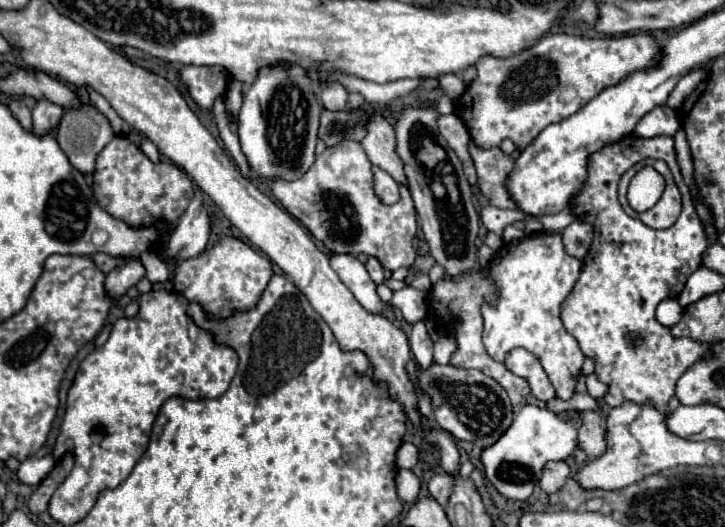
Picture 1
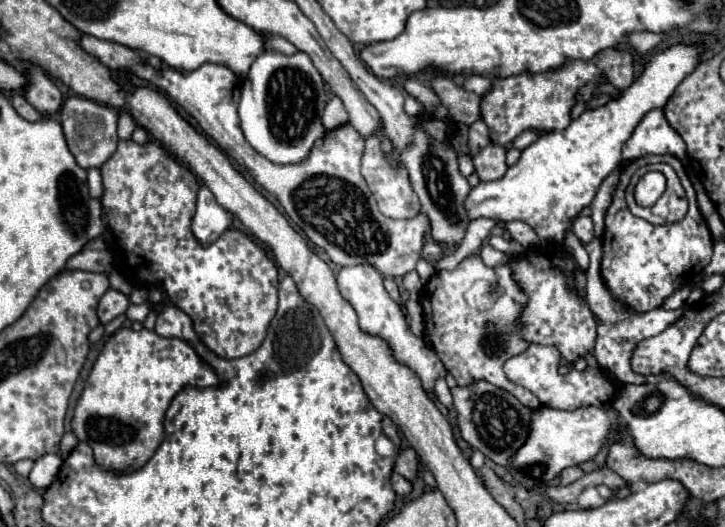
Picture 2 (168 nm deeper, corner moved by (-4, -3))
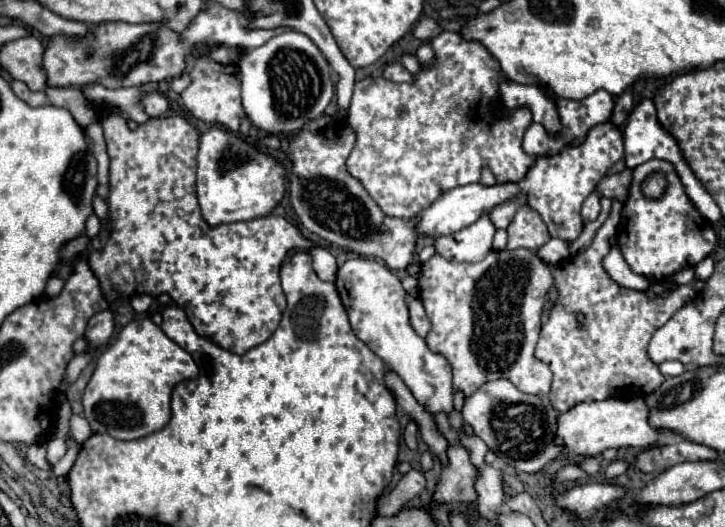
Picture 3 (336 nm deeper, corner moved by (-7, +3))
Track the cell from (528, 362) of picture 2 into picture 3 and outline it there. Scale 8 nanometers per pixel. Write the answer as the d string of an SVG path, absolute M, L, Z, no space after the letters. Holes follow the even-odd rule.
M613 200L611 212L597 230L591 246L571 256L565 266L553 268L559 302L543 320L535 358L545 362L553 372L549 400L559 412L569 410L577 402L643 396L661 386L661 372L659 366L649 360L647 344L659 326L695 298L691 286L675 286L675 290L663 298L663 284L659 282L651 286L657 300L649 300L643 292L621 288L607 276L601 260L609 252L609 238L617 230L619 214L621 202ZM577 312L585 316L583 328L577 324Z

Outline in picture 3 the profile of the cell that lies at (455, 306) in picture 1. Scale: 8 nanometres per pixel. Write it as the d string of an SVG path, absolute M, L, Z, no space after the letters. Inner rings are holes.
M525 248L509 250L491 250L481 262L449 262L435 254L431 260L421 264L419 276L419 296L425 306L425 312L431 320L431 332L427 334L427 346L443 354L453 368L453 388L463 390L465 396L473 394L479 386L489 380L507 378L521 392L547 398L551 390L551 374L543 362L537 362L533 356L541 320L543 320L543 298L553 286L553 274L549 264L541 262L537 254Z

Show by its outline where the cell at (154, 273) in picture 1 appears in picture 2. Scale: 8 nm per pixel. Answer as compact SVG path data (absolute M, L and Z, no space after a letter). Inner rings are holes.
M120 328L102 348L84 392L76 404L72 430L94 448L96 462L106 470L130 472L144 466L164 440L164 414L184 386L218 386L216 372L204 364L188 342L160 338L150 330Z

